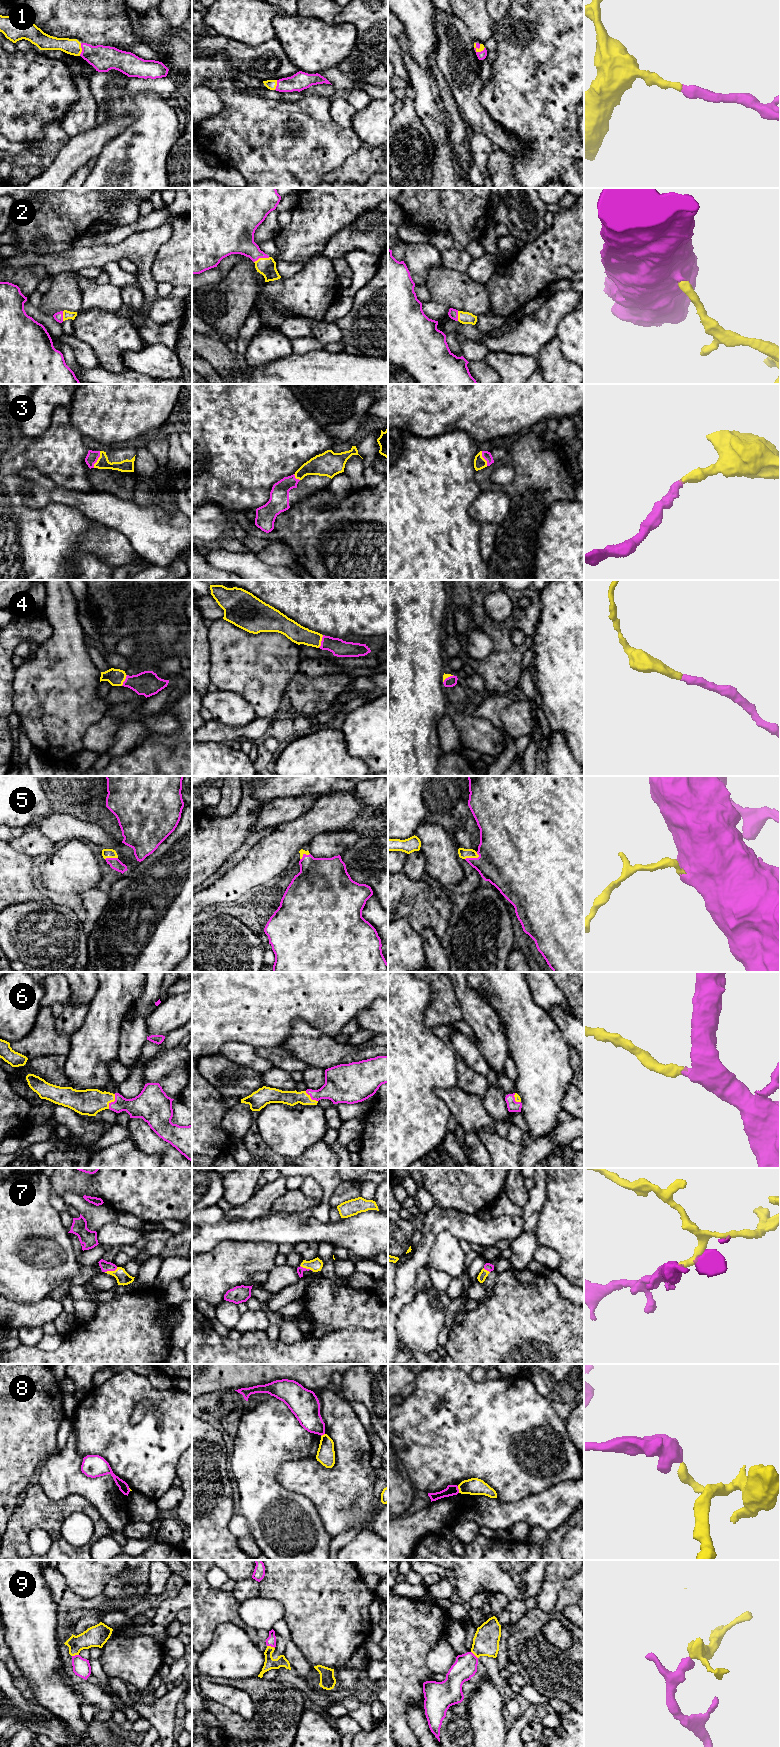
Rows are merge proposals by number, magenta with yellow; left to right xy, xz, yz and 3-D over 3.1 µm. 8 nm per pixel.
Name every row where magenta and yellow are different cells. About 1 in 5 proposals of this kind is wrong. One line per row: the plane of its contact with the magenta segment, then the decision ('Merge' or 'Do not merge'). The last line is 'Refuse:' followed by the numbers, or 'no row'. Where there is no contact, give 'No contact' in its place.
1: Touches magenta in xy. Merge
2: Touches magenta in xz. Merge
3: Touches magenta in xy. Merge
4: Touches magenta in xz. Merge
5: Touches magenta in yz. Merge
6: Touches magenta in xy. Merge
7: Touches magenta in xy. Merge
8: Touches magenta in yz. Do not merge
9: Touches magenta in xz. Merge
Refuse: 8

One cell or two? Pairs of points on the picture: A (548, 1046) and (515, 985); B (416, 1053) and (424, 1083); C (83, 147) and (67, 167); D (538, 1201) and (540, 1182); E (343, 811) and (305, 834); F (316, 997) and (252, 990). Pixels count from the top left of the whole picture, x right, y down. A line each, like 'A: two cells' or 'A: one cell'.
A: one cell
B: one cell
C: one cell
D: one cell
E: one cell
F: one cell

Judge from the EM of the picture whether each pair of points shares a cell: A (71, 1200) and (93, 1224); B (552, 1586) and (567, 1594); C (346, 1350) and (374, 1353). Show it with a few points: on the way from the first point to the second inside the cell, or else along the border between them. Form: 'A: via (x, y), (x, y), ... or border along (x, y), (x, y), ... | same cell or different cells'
A: via (78, 1203), (92, 1217) | same cell
B: border along (573, 1575), (565, 1583), (555, 1608), (550, 1612) | different cells
C: via (353, 1353), (367, 1353) | same cell

